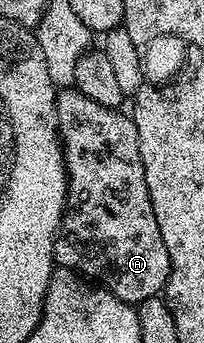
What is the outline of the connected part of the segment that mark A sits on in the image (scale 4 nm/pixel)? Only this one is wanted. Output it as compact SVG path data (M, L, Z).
M63 88L58 91L55 99L55 119L59 125L59 141L63 147L63 165L67 168L67 205L63 207L61 237L55 243L56 263L60 267L78 272L84 279L98 284L113 296L132 304L162 295L171 271L169 252L165 248L165 240L161 240L161 228L157 228L157 216L153 216L153 204L149 200L149 188L145 184L145 168L141 164L141 148L134 122L122 109L97 104L97 100L89 100L89 96L85 96L80 90L74 88Z

